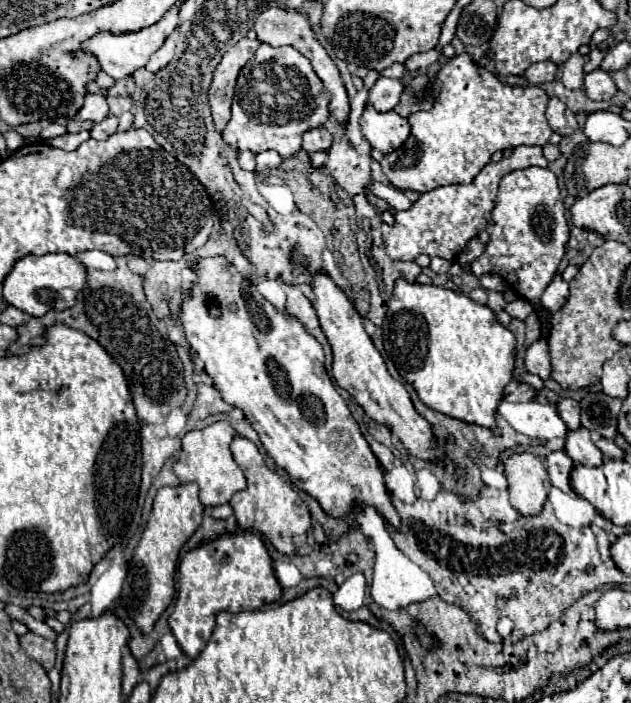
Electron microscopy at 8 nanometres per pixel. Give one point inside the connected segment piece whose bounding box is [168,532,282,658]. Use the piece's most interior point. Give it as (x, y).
(233, 572)

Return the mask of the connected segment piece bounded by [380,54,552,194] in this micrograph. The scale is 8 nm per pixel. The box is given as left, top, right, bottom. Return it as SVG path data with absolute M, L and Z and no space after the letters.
M466 54L454 56L440 68L436 88L440 90L436 106L430 112L410 114L410 138L380 162L388 182L400 190L424 194L438 186L468 184L490 162L494 152L514 150L522 144L544 146L552 136L544 116L548 96L542 88L506 86Z

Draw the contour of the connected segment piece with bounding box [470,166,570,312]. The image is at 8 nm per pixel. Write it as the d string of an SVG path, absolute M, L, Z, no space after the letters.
M538 166L508 172L500 180L496 206L486 230L490 232L490 242L486 244L484 254L470 262L472 274L478 278L482 274L498 274L518 296L524 296L532 306L536 306L536 310L542 312L540 296L556 274L570 238L564 208L560 208L556 174L550 168Z

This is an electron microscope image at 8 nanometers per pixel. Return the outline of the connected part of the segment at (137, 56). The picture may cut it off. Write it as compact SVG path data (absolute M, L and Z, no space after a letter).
M174 6L170 12L164 14L162 20L148 26L148 28L142 28L142 30L136 30L136 32L124 32L124 34L112 34L112 32L98 32L94 36L90 36L88 40L84 40L80 44L80 52L88 52L90 56L94 56L100 64L100 68L112 76L114 80L120 80L124 76L130 76L134 70L146 66L146 62L150 60L150 56L164 44L164 40L176 30L178 26L178 10L180 6Z

